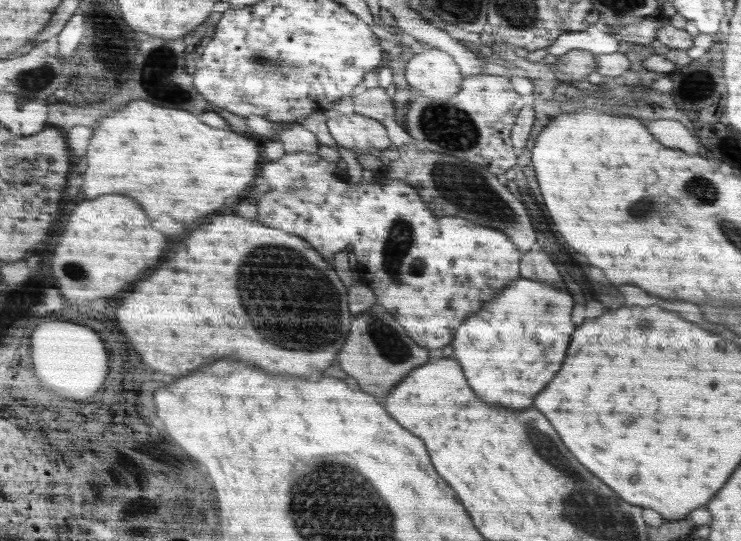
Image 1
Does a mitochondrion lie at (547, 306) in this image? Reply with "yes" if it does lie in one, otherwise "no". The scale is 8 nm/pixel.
yes

